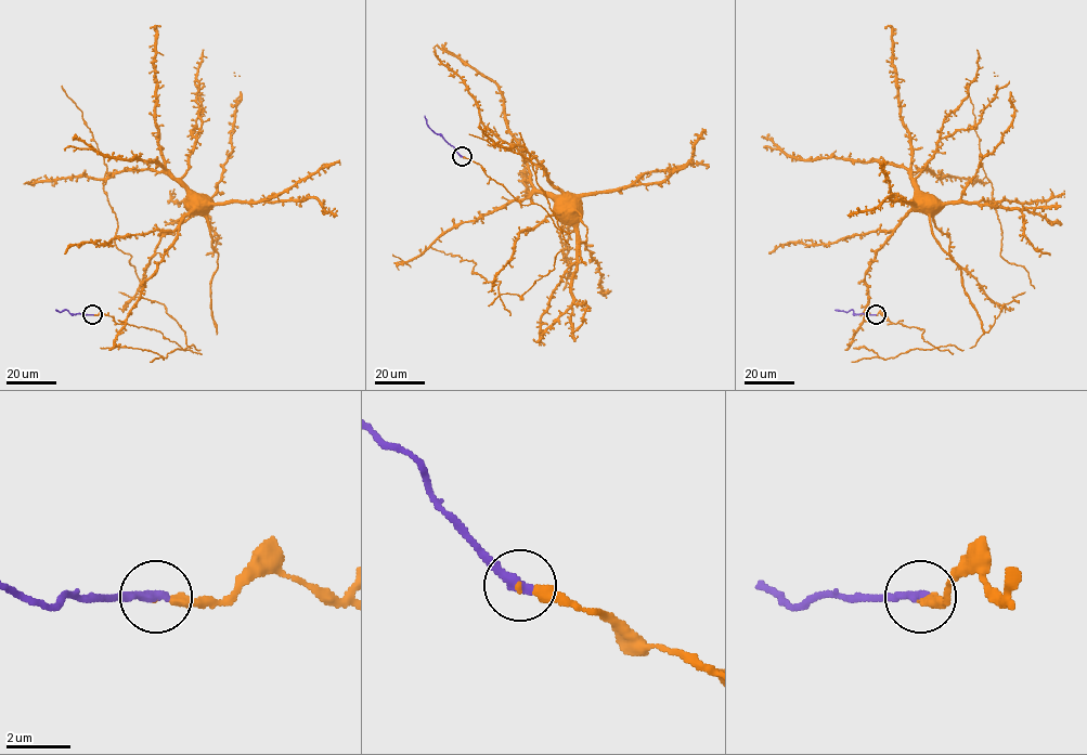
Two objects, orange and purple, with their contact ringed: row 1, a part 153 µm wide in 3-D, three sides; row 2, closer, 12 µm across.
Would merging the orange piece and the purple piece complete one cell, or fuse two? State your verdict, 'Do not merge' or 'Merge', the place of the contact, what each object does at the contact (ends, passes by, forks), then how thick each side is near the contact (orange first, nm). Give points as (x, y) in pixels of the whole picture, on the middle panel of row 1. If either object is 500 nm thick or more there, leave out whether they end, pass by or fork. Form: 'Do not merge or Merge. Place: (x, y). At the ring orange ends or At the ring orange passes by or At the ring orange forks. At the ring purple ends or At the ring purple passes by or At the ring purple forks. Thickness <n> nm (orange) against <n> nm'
Merge. Place: (462, 156). At the ring orange ends. At the ring purple ends. Thickness 220 nm (orange) against 360 nm

